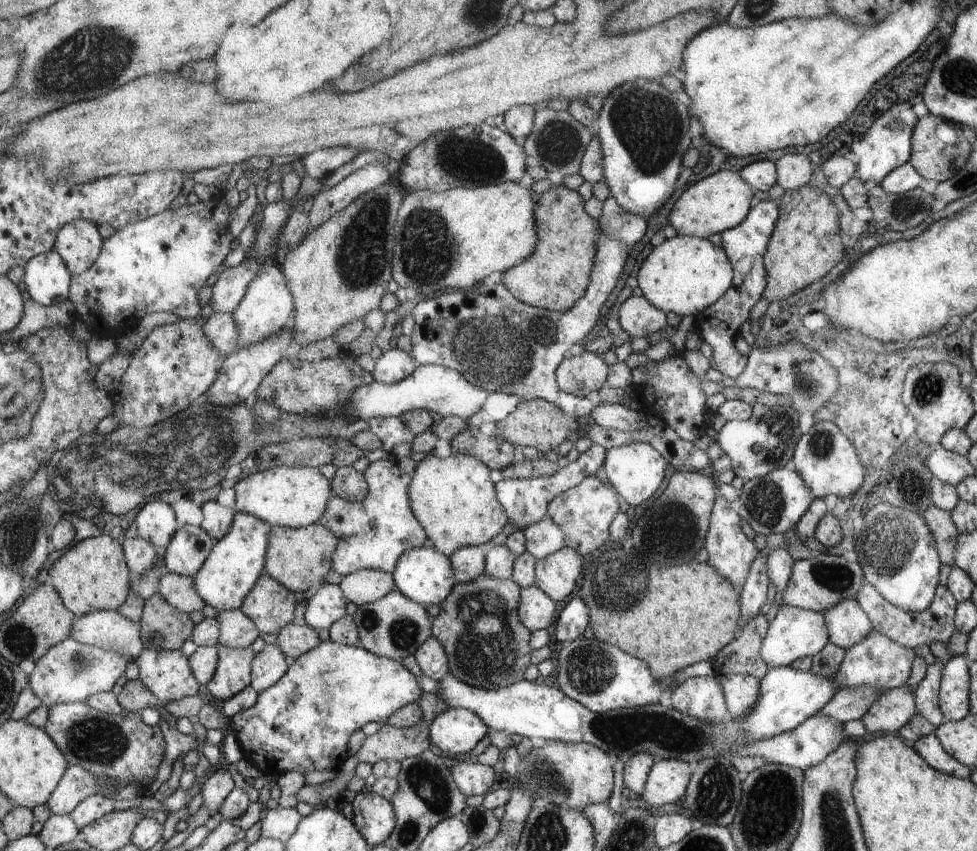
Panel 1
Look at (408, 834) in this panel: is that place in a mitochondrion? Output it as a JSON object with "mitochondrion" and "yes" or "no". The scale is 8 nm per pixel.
{"mitochondrion":"yes"}

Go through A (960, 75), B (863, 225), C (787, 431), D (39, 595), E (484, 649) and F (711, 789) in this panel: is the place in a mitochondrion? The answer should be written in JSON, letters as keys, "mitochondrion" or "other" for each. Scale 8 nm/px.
{"A":"mitochondrion","B":"other","C":"mitochondrion","D":"other","E":"mitochondrion","F":"mitochondrion"}

